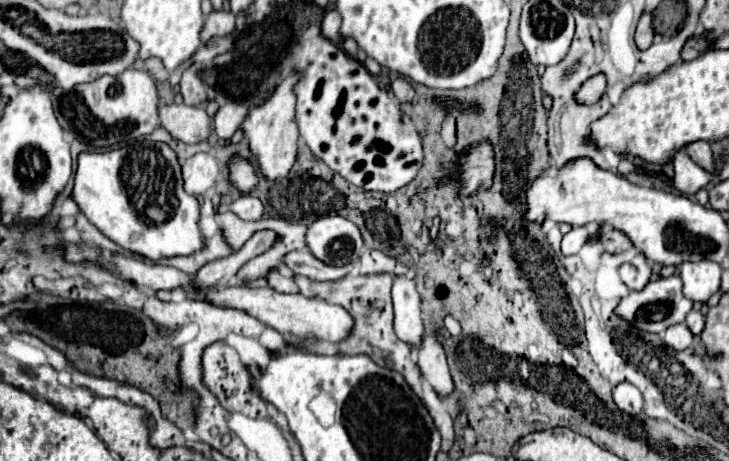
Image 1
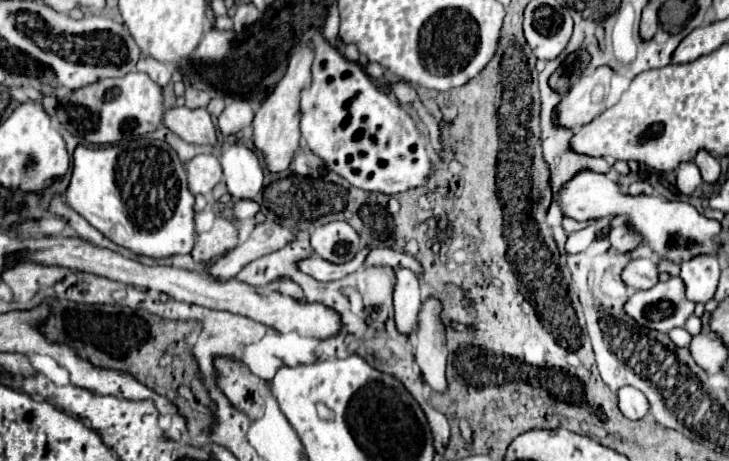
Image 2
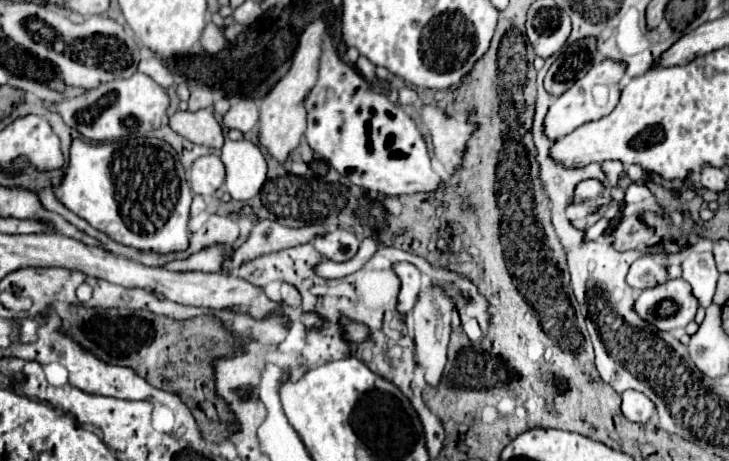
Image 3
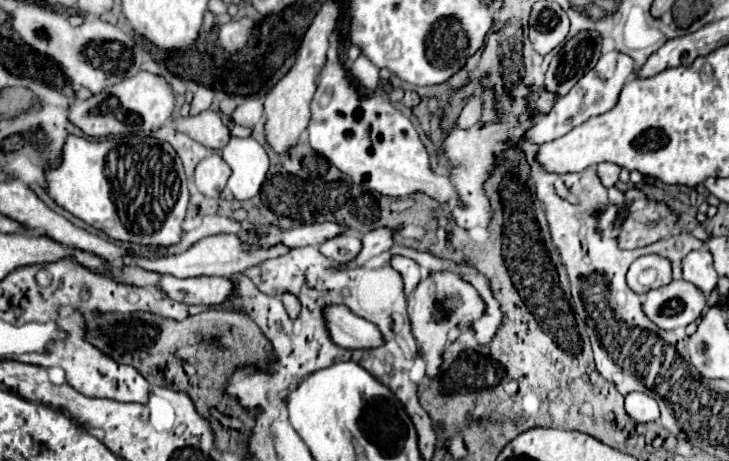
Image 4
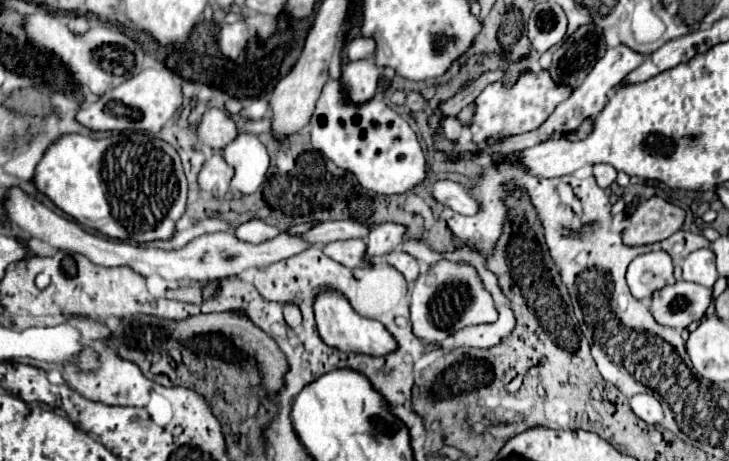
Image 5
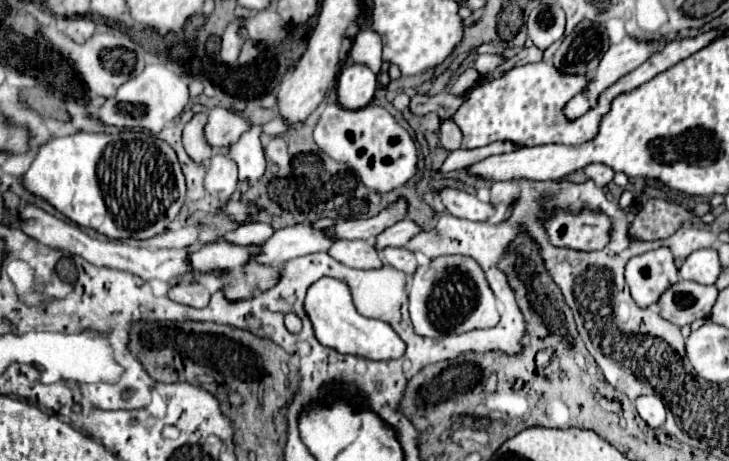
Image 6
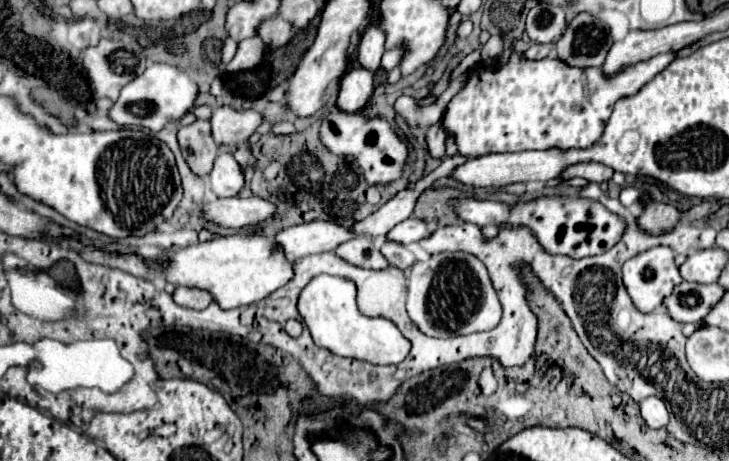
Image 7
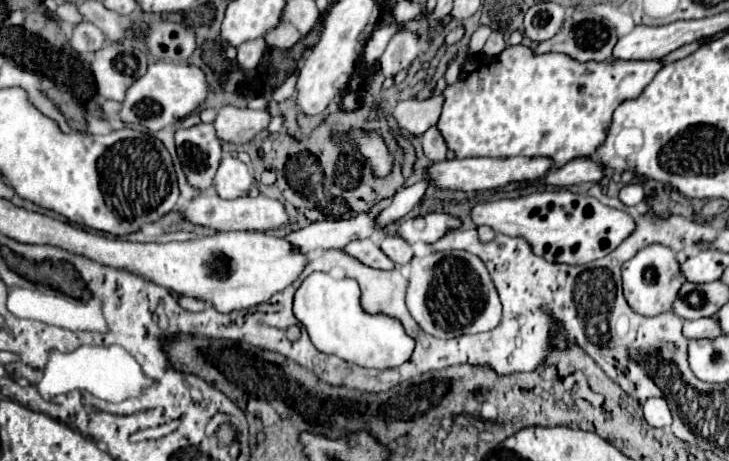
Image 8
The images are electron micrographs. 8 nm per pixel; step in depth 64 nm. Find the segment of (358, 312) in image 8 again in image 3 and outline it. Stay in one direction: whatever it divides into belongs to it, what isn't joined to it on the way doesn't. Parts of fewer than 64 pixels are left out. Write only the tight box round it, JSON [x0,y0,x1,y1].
[342,320,368,342]

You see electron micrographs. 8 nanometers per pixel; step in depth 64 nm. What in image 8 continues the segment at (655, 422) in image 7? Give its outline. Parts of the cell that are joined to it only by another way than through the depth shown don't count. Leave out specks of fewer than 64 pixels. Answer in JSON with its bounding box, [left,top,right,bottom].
[644,398,672,428]

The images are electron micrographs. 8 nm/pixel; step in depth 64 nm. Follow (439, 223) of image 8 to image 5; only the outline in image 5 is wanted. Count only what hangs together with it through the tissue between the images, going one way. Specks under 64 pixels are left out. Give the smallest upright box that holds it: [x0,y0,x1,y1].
[366,224,406,258]

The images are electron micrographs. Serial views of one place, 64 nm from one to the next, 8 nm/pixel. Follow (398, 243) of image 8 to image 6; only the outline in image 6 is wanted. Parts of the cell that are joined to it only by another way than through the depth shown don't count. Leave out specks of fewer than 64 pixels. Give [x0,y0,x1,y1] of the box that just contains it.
[382,248,418,276]

